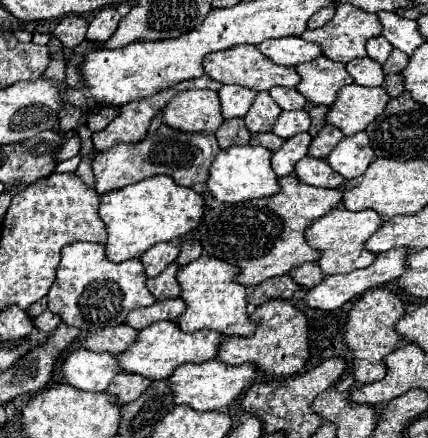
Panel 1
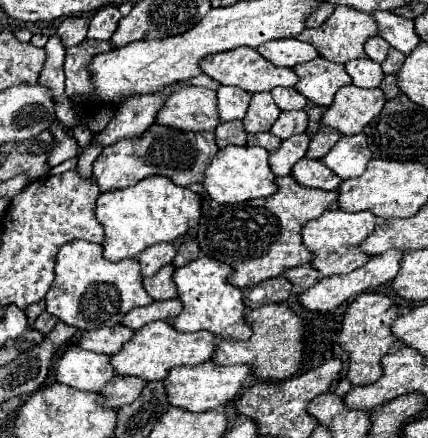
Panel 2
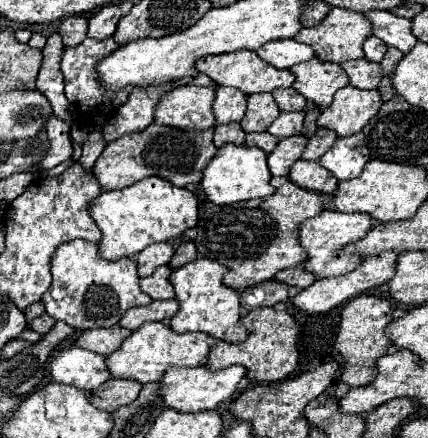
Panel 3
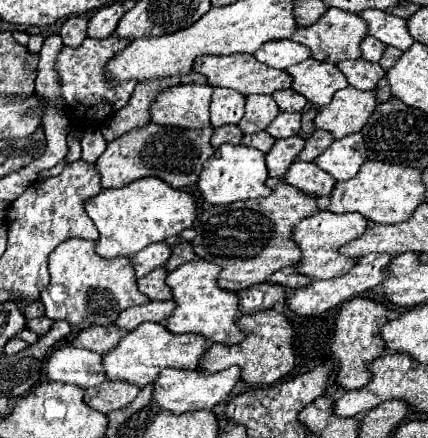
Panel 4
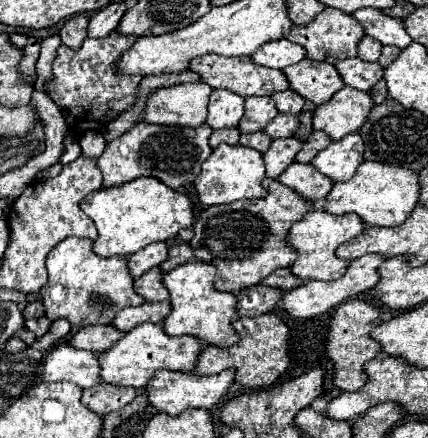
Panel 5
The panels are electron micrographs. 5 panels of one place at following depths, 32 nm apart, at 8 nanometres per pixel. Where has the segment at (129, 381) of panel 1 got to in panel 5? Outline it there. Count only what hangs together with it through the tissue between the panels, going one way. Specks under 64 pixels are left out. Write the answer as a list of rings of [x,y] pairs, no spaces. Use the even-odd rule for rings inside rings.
[[[98,384],[92,388],[86,388],[82,394],[82,404],[98,414],[108,414],[114,410],[124,408],[136,398],[138,390],[128,386],[112,386],[112,384]]]

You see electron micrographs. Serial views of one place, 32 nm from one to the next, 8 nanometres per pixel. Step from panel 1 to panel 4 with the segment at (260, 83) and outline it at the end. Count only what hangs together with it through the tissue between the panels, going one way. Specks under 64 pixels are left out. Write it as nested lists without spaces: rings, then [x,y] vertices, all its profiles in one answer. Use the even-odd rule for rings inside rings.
[[[230,54],[230,56],[202,56],[194,60],[194,72],[204,74],[212,86],[234,88],[244,96],[250,94],[272,94],[280,88],[290,88],[292,76],[286,70],[270,68],[256,60],[254,54]]]

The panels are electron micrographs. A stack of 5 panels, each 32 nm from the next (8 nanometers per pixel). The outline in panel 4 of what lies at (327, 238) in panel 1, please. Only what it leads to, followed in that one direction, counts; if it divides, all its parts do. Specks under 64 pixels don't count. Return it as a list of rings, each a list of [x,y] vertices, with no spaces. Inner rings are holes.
[[[330,210],[316,212],[314,216],[302,220],[294,228],[294,240],[302,250],[302,260],[300,260],[300,266],[296,266],[296,270],[300,274],[306,274],[306,276],[318,278],[318,280],[344,276],[358,262],[358,258],[342,256],[338,250],[346,242],[360,238],[368,230],[368,224],[370,222],[364,220],[364,216],[360,216],[360,214],[334,214]]]

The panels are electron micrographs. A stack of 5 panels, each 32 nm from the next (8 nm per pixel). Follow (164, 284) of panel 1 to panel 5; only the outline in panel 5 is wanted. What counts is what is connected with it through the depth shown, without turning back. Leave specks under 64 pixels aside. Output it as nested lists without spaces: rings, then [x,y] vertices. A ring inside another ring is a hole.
[[[152,268],[152,272],[146,272],[144,276],[134,280],[134,288],[140,296],[144,296],[148,302],[162,302],[170,300],[168,288],[164,286],[164,272],[160,268]]]

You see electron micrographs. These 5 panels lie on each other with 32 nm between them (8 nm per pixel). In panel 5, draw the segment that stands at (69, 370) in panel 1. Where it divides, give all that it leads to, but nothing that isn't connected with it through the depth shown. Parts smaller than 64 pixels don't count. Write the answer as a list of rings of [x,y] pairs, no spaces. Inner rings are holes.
[[[60,344],[44,358],[42,378],[46,382],[72,382],[80,388],[96,386],[100,384],[98,354]]]

